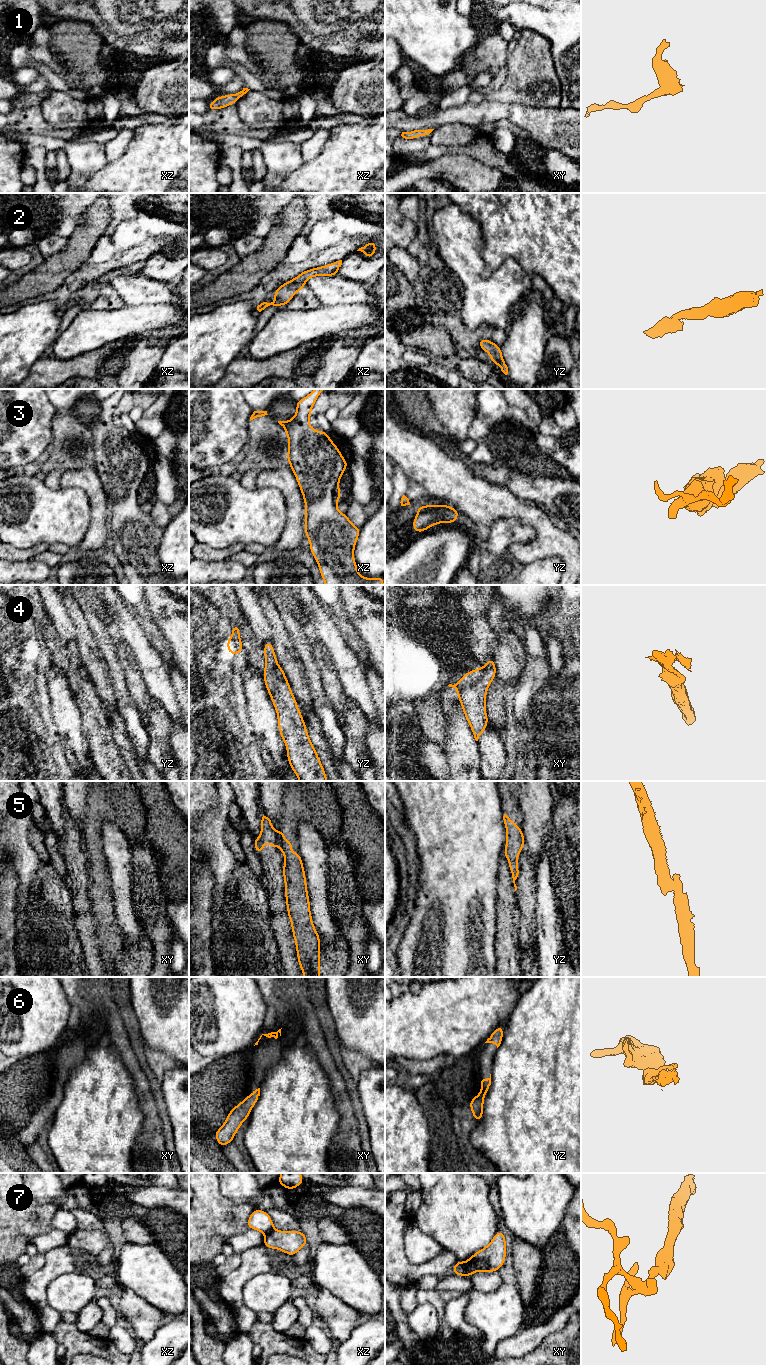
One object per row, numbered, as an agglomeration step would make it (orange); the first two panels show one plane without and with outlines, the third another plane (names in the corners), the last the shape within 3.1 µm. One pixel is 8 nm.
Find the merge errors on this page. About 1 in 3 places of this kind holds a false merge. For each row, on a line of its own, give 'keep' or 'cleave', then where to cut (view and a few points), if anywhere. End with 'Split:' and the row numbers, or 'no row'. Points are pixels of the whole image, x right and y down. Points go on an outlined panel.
1: keep; no cut
2: keep; no cut
3: keep; no cut
4: keep; no cut
5: cleave; cut in xy along (277, 833), (280, 845)
6: keep; no cut
7: cleave; cut in xy along (462, 1262), (467, 1275)
Split: 5, 7

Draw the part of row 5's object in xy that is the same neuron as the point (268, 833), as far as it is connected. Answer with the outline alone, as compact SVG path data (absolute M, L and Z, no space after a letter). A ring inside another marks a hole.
M264 816L261 820L261 833L258 838L253 840L255 851L257 854L261 854L264 849L264 841L267 840L269 842L269 846L271 848L275 848L276 846L280 846L278 841L278 833L275 831L272 826L271 820Z

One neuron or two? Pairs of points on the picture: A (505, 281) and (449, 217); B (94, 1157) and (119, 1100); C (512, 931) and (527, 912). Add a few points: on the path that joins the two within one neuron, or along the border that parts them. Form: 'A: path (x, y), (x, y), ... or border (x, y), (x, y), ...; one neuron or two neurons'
A: path (483, 281), (470, 270), (464, 260), (459, 239); one neuron
B: path (94, 1143), (94, 1128), (105, 1114); one neuron
C: border (516, 899), (520, 913), (519, 943), (521, 945); two neurons

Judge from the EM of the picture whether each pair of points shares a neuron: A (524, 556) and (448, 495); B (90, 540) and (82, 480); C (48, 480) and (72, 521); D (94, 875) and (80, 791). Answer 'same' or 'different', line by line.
A: same
B: same
C: different
D: different

